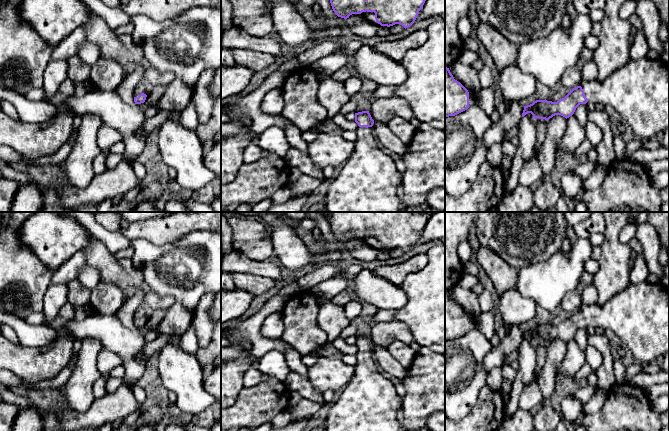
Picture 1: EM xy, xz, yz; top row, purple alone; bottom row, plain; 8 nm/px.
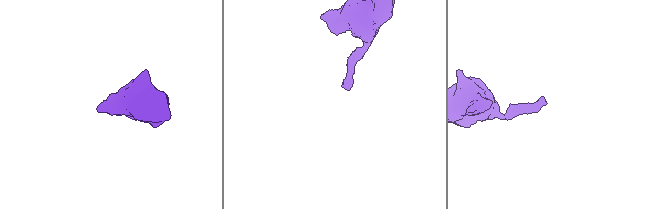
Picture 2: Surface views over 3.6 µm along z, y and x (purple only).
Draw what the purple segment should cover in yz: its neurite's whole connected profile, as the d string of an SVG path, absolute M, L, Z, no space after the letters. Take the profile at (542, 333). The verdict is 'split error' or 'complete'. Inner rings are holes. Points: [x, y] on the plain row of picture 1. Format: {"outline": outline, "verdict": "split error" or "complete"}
{"outline": "M641 282L613 296L603 306L596 303L582 306L557 326L536 324L524 330L522 341L531 337L535 343L549 344L555 339L566 343L572 340L580 328L591 326L612 330L620 344L628 349L640 364L658 362L669 353L669 290L661 283Z", "verdict": "split error"}

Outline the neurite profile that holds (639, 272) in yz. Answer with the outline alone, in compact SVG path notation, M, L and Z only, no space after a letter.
M637 254L634 259L634 265L630 270L630 284L638 284L647 281L649 269L645 261L644 255Z

